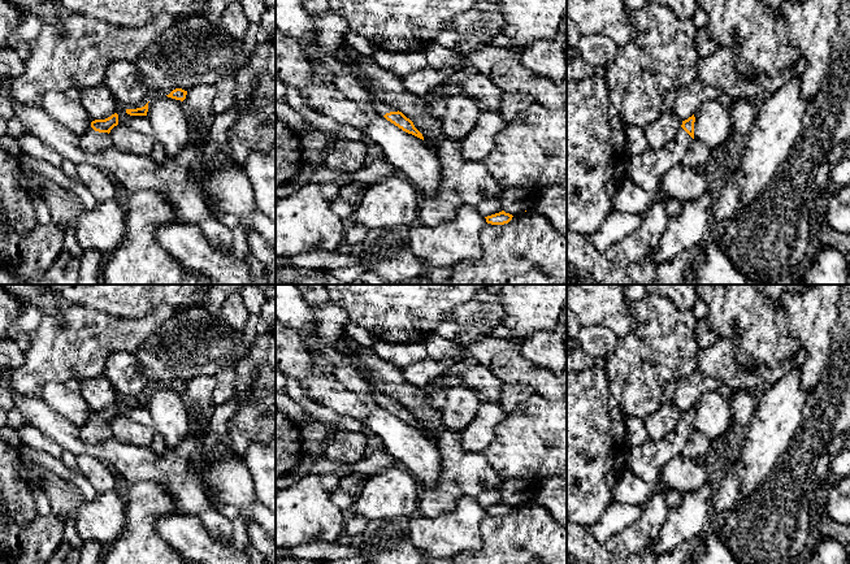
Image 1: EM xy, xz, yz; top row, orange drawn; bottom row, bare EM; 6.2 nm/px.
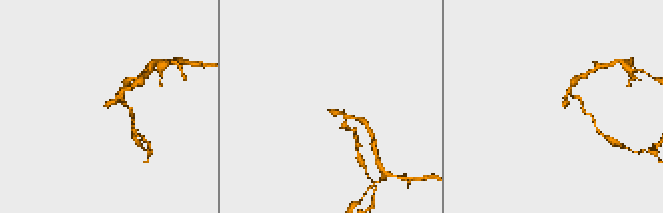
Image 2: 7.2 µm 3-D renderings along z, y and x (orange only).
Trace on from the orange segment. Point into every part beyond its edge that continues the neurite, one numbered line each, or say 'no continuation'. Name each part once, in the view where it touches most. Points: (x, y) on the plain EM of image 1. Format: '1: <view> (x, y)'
1: xy (92, 433)

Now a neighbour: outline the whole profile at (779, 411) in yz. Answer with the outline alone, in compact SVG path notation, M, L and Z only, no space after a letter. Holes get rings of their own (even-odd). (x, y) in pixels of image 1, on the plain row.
M792 369L768 390L755 396L754 416L746 426L738 460L715 487L714 509L723 517L741 511L746 499L785 454L802 422L803 408L808 396L810 392L802 386L801 369Z

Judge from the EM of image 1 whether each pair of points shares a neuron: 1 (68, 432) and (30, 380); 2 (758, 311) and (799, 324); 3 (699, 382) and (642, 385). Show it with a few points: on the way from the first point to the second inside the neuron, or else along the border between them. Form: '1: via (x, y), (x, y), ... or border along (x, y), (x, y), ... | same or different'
1: border along (13, 391), (24, 397), (39, 399) | different
2: border along (781, 302), (785, 309), (786, 329), (801, 347) | different
3: border along (695, 369), (676, 382) | different

